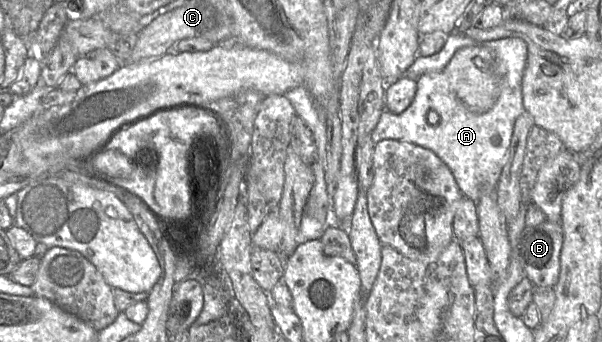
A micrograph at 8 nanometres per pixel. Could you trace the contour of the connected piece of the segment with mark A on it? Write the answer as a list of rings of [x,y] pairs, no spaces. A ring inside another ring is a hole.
[[[452,33],[443,48],[431,55],[417,55],[404,76],[417,80],[417,91],[411,105],[401,114],[386,110],[371,133],[374,143],[383,139],[395,139],[414,143],[436,153],[451,170],[462,195],[475,203],[483,193],[495,193],[501,172],[508,159],[515,121],[524,111],[522,78],[528,55],[527,43],[521,38],[506,37],[476,42],[465,34]],[[483,45],[491,50],[502,77],[499,97],[494,106],[485,113],[470,111],[451,90],[444,67],[461,48]],[[434,110],[439,115],[435,124],[427,121],[427,114]],[[493,135],[499,135],[500,143],[493,145]]]

